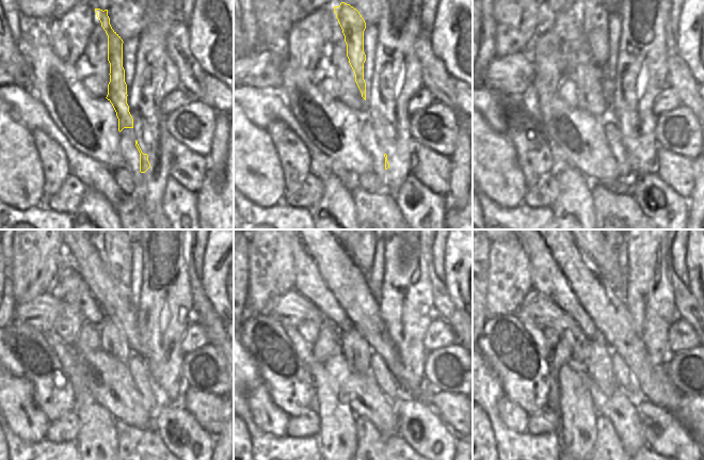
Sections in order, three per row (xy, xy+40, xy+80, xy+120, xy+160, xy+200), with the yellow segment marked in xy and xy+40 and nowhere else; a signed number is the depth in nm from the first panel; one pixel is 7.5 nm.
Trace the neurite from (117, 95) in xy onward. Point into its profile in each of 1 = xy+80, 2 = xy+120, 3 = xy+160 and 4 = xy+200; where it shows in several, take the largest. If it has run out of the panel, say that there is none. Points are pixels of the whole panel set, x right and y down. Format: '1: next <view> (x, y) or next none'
1: next xy+80 (593, 16)
2: next xy+120 (116, 251)
3: next xy+160 (362, 251)
4: next xy+200 (600, 251)

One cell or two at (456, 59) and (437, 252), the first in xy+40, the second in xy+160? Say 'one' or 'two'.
two

